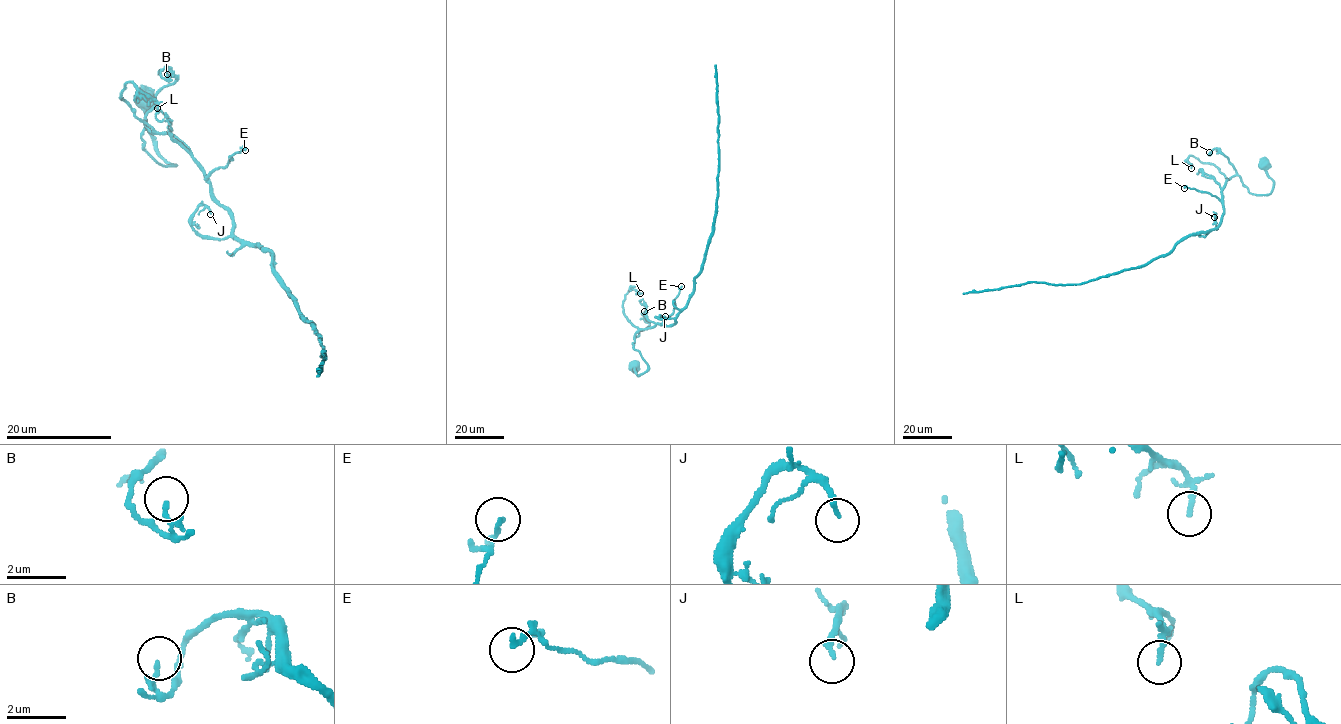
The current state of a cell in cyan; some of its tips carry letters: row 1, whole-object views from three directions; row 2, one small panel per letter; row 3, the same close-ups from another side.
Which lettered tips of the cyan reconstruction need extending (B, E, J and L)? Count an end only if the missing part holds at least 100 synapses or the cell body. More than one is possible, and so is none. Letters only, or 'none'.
none

